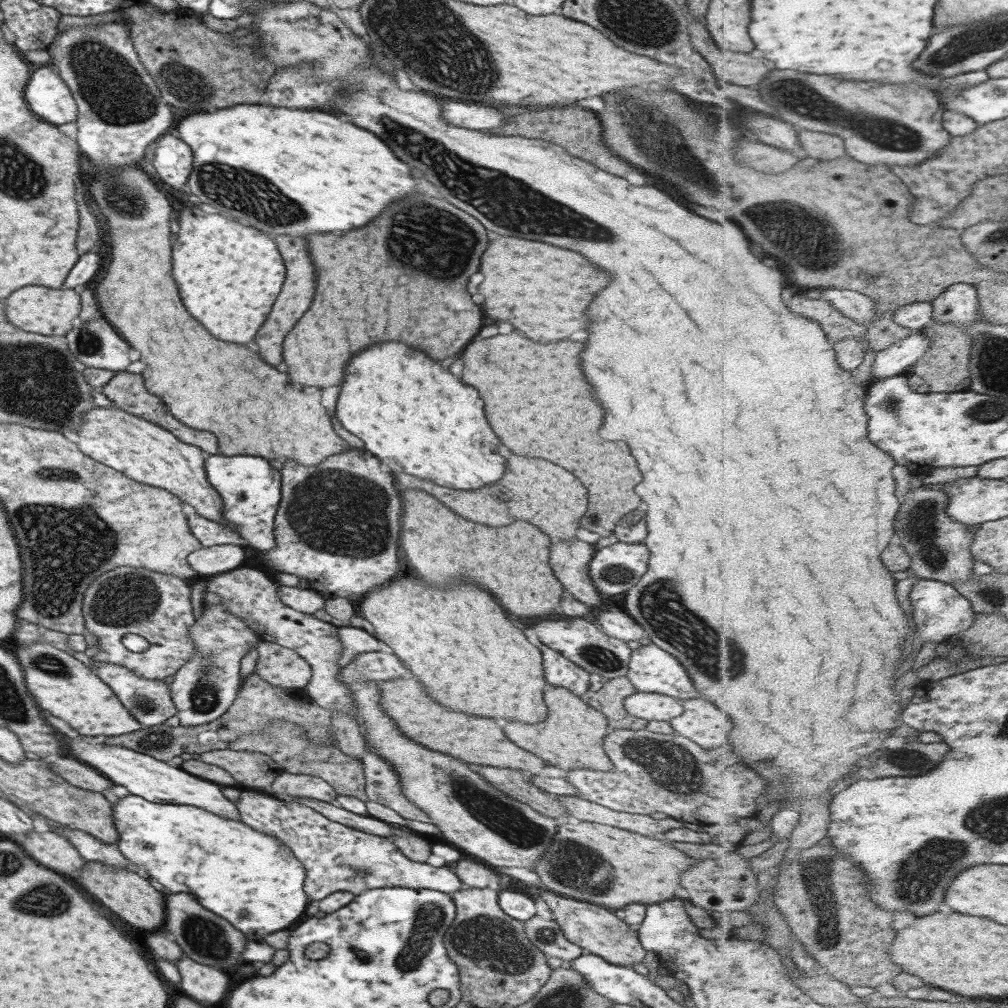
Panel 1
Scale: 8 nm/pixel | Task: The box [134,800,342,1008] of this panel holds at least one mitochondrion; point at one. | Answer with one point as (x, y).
(204, 937)

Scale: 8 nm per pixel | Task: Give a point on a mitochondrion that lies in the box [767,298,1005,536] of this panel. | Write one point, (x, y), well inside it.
(891, 406)

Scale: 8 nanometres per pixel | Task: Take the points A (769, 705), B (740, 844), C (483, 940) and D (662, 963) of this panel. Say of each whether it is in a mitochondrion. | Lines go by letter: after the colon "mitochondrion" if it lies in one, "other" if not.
A: other
B: other
C: mitochondrion
D: other

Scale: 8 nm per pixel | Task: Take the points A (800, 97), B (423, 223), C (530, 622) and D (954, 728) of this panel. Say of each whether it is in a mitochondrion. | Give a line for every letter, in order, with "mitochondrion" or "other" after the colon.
A: mitochondrion
B: mitochondrion
C: other
D: other

